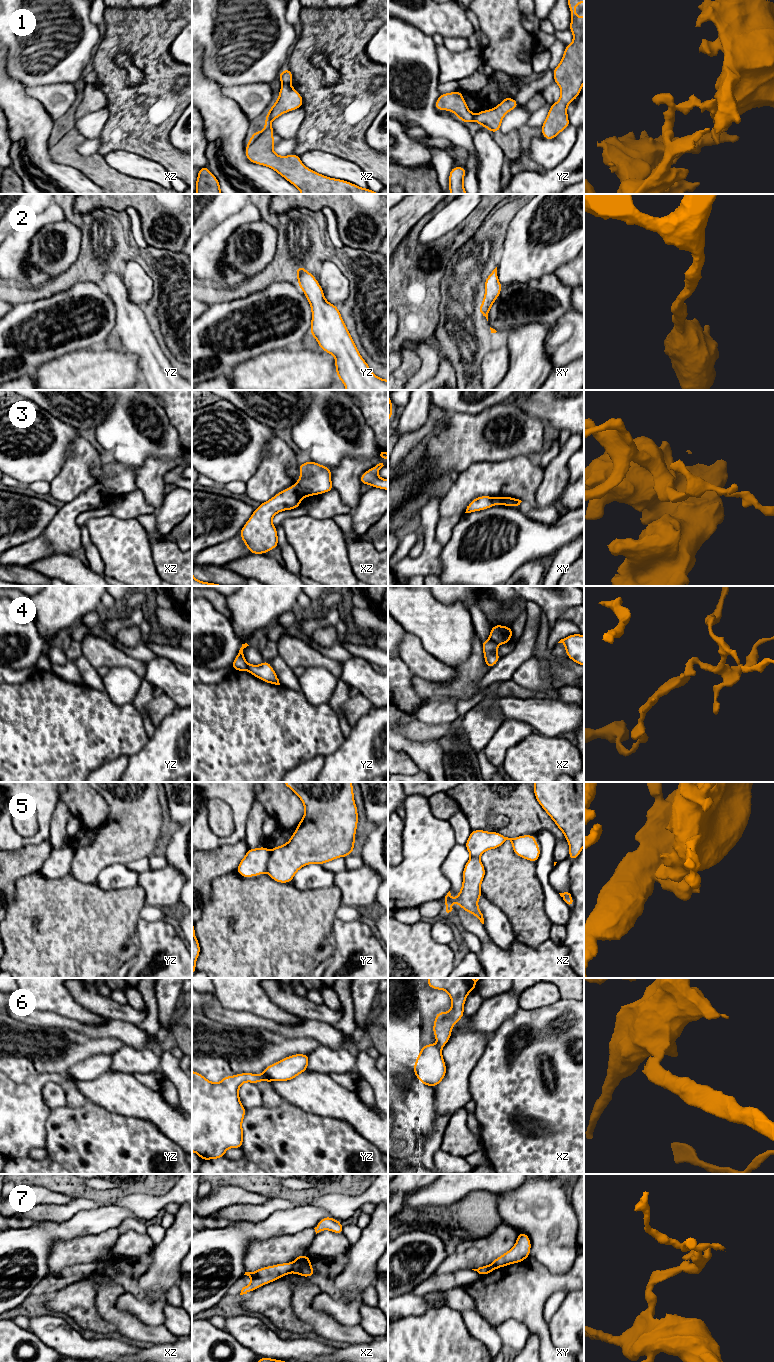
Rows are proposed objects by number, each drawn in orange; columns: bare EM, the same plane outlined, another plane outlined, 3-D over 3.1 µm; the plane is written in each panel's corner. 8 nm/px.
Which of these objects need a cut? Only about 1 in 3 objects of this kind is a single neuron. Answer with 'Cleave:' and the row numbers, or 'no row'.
Cleave: 3, 4, 6, 7

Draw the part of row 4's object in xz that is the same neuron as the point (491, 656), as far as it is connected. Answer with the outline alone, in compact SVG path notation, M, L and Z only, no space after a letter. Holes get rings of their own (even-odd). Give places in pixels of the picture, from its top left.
M490 639L482 641L483 654L488 669L494 666L500 659L500 656L497 653L498 646L499 644Z

